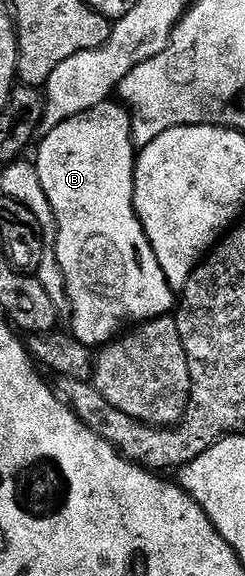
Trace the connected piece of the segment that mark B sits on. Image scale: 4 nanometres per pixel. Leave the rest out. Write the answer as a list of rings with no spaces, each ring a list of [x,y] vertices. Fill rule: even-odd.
[[[106,101],[100,103],[95,109],[84,111],[70,119],[64,119],[55,129],[44,132],[40,143],[36,148],[36,151],[38,151],[37,156],[35,156],[35,162],[39,173],[39,181],[43,181],[43,193],[47,193],[47,201],[51,201],[51,209],[55,213],[55,221],[57,222],[57,256],[59,257],[61,272],[65,278],[65,291],[69,294],[69,311],[71,316],[73,315],[72,335],[83,345],[87,345],[91,349],[97,349],[118,338],[122,332],[132,328],[134,325],[146,323],[149,319],[168,316],[175,307],[175,292],[172,285],[167,281],[167,277],[163,277],[163,269],[159,269],[159,261],[155,257],[153,246],[149,244],[149,239],[145,235],[143,225],[137,216],[137,210],[133,208],[133,194],[135,193],[133,182],[135,181],[138,156],[135,147],[133,151],[133,146],[135,146],[133,116],[129,114],[128,110],[120,102]]]

